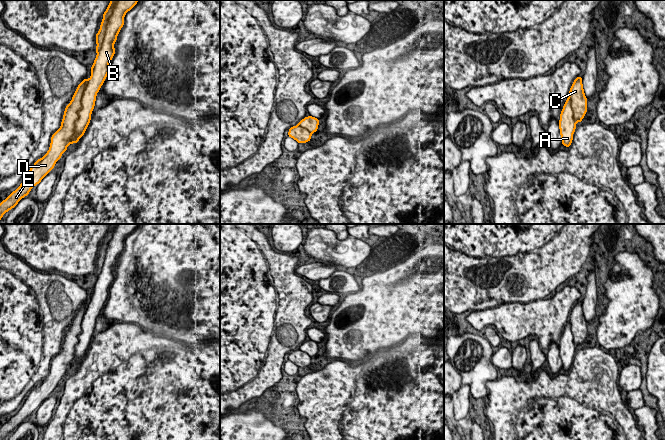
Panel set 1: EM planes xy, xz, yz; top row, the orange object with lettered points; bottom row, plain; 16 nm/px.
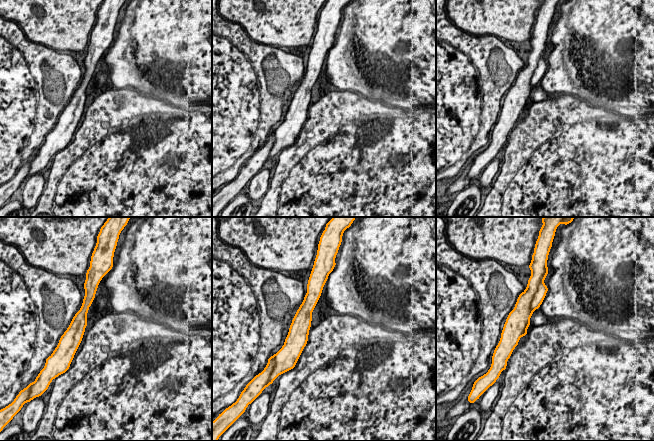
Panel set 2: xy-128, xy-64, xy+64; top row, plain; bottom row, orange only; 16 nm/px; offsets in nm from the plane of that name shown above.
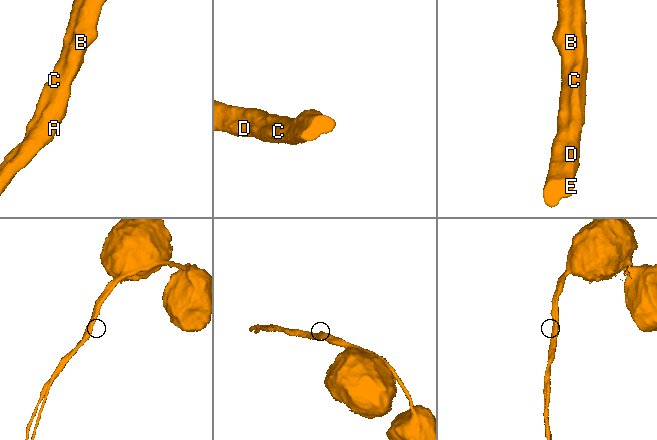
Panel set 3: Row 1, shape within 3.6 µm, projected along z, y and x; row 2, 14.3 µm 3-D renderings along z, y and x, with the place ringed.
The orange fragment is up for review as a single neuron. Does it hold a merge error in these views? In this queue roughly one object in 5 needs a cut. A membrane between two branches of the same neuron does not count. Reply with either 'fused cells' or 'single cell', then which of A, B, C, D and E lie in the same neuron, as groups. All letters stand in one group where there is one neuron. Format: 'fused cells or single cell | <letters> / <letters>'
fused cells | A B / C D E

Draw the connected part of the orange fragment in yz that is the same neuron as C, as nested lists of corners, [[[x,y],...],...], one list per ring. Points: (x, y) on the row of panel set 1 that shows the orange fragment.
[[[577,77],[570,89],[569,97],[571,99],[571,106],[573,110],[575,122],[580,122],[587,112],[587,98],[584,94],[582,78]]]

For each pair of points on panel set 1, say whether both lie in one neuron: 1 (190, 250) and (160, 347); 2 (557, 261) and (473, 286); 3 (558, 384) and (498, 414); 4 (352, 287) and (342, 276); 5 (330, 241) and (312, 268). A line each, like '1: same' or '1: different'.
1: different
2: same
3: same
4: same
5: different

